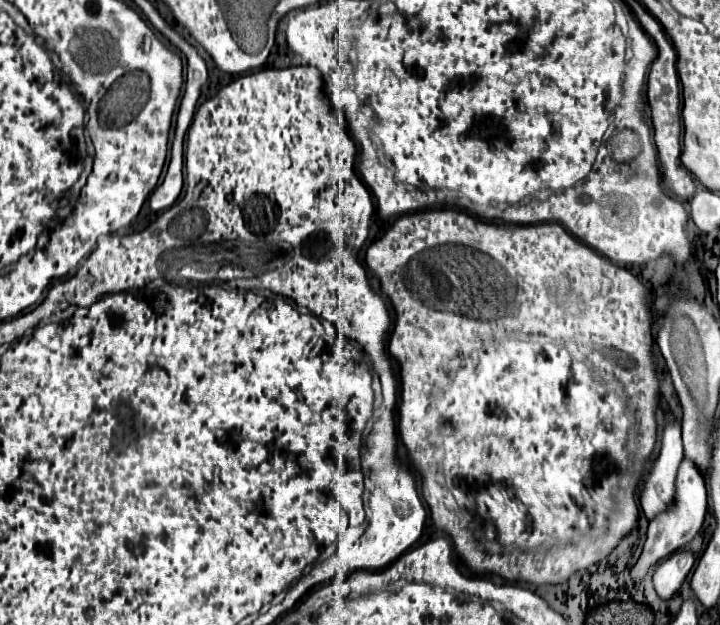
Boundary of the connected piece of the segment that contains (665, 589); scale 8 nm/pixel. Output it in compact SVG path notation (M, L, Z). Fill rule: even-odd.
M676 551L670 557L662 559L652 575L656 593L662 599L670 599L686 579L694 565L694 555L690 551Z

